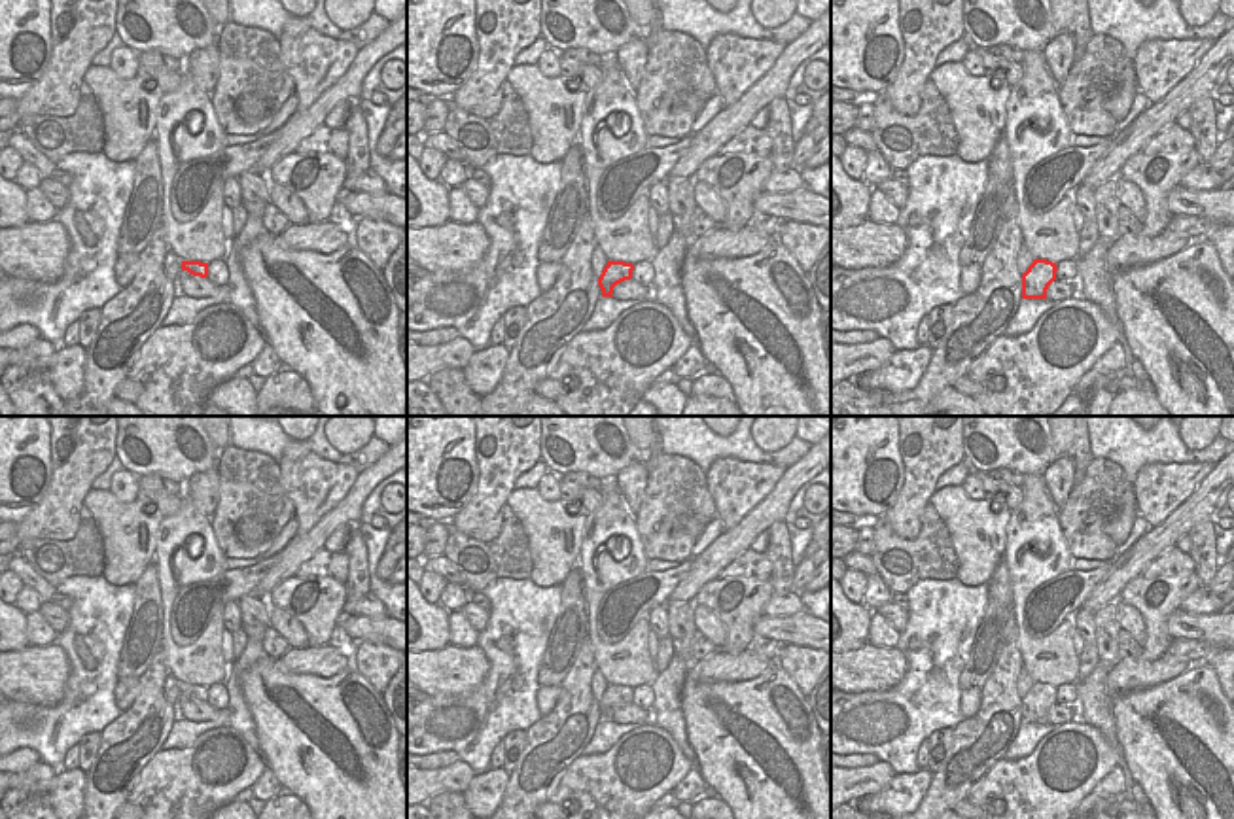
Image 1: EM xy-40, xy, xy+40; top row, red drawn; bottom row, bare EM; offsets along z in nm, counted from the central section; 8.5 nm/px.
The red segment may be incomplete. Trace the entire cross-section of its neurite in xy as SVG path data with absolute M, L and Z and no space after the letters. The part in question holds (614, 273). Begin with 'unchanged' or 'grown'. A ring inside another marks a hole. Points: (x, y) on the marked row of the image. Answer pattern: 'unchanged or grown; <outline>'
unchanged; M608 261L604 267L598 286L602 289L602 297L613 297L613 288L625 280L632 278L634 265L625 261Z

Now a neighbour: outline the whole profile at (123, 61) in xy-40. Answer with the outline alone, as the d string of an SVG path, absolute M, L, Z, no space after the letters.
M127 45L115 47L110 57L110 68L121 78L121 79L132 79L138 72L138 53L132 51Z

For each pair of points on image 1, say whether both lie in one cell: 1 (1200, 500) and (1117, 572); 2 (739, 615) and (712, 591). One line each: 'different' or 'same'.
1: same
2: same

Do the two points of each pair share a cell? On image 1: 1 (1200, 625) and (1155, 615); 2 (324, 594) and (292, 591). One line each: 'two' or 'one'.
1: two
2: one

